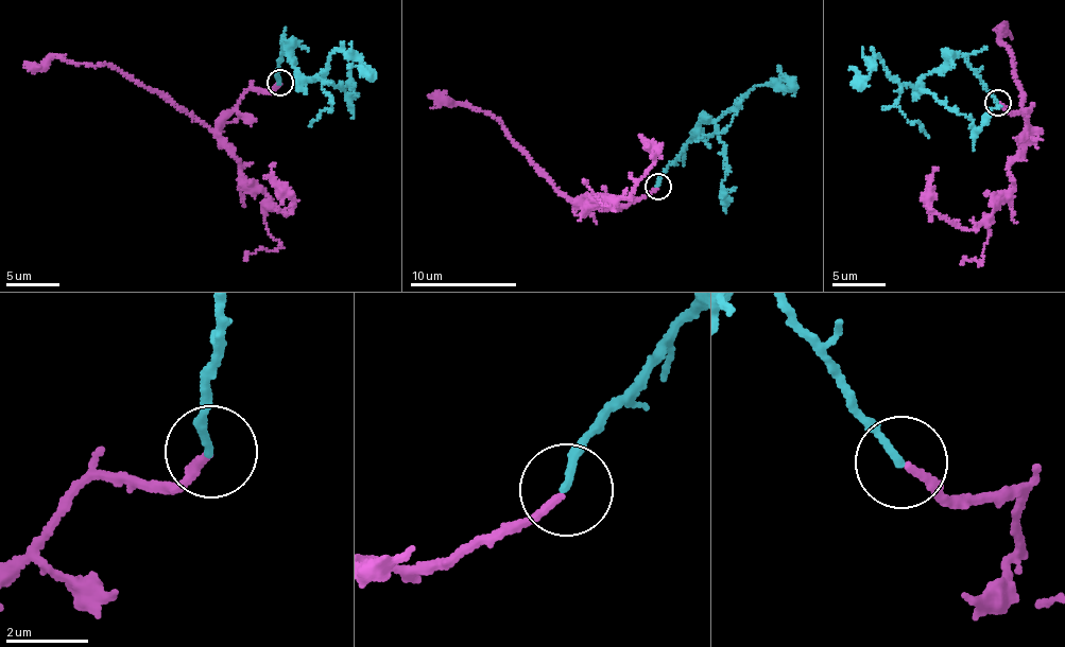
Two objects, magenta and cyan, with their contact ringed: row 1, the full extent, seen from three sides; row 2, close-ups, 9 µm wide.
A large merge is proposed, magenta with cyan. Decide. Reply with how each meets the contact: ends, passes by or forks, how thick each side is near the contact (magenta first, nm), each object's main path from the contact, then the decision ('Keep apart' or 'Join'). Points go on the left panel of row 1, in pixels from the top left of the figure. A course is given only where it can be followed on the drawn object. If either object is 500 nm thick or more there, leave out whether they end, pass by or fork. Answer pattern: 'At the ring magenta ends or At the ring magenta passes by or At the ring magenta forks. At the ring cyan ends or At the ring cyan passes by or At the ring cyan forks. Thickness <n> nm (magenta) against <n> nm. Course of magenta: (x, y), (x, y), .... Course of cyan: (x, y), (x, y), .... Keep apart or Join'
At the ring magenta ends. At the ring cyan ends. Thickness 170 nm (magenta) against 170 nm. Course of magenta: (281, 84), (271, 91), (248, 89), (240, 103), (209, 128), (105, 64), (58, 57), (23, 67). Course of cyan: (280, 82), (284, 44), (296, 70), (314, 79), (327, 68), (332, 53), (354, 52), (366, 67), (347, 65). Join

